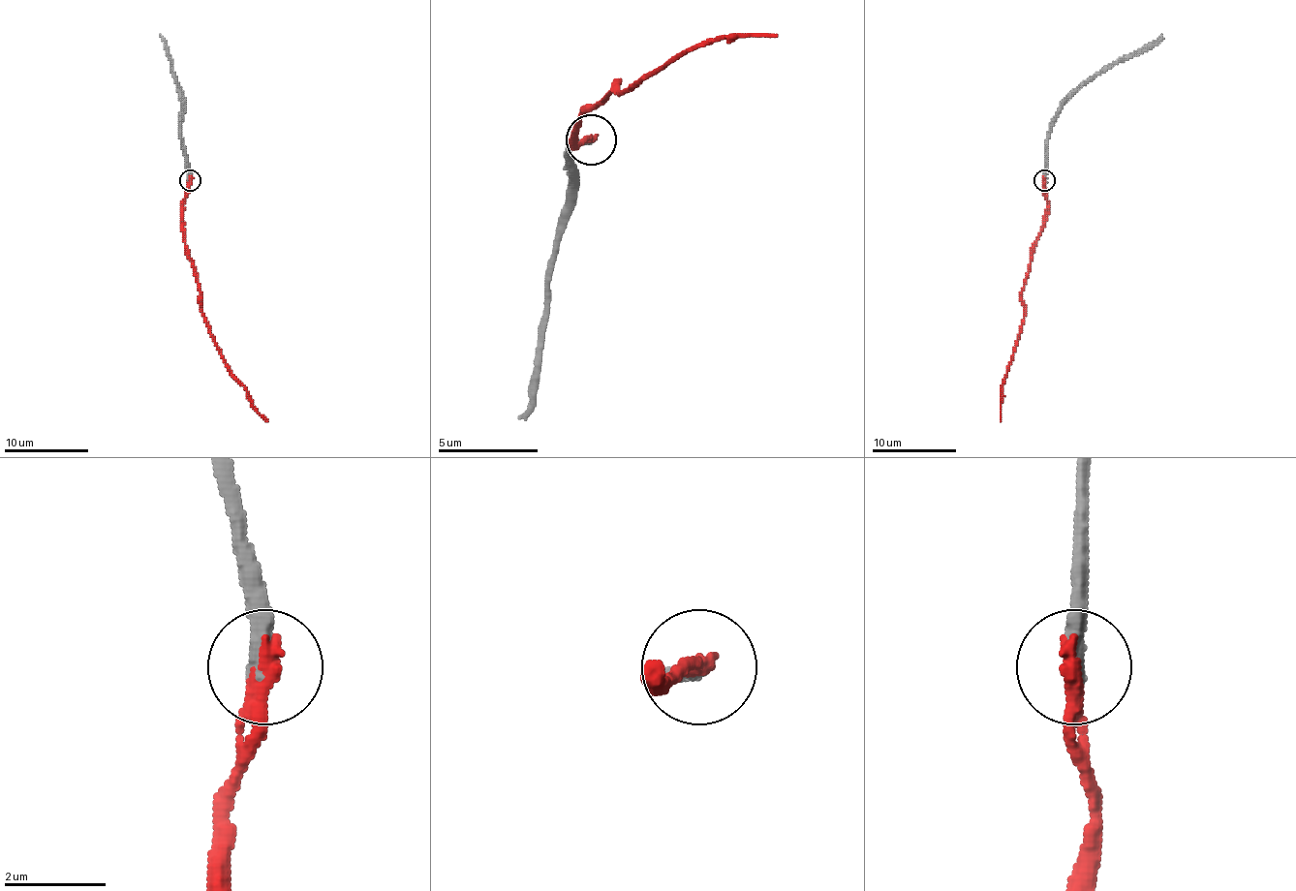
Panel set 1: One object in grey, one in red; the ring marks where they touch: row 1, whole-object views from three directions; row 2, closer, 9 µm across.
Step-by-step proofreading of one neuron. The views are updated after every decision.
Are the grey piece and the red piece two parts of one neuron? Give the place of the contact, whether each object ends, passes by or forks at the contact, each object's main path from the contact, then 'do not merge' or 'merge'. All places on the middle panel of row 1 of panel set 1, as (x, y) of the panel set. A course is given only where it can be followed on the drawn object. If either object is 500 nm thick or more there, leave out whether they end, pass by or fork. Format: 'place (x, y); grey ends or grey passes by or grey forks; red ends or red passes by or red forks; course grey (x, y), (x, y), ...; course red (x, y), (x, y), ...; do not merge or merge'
place (591, 139); grey ends; red ends; course grey (590, 140), (579, 140), (570, 150), (570, 221), (549, 276), (535, 402), (519, 417); course red (590, 140), (574, 145), (574, 125), (615, 85), (625, 90), (680, 49), (735, 35), (776, 35); merge

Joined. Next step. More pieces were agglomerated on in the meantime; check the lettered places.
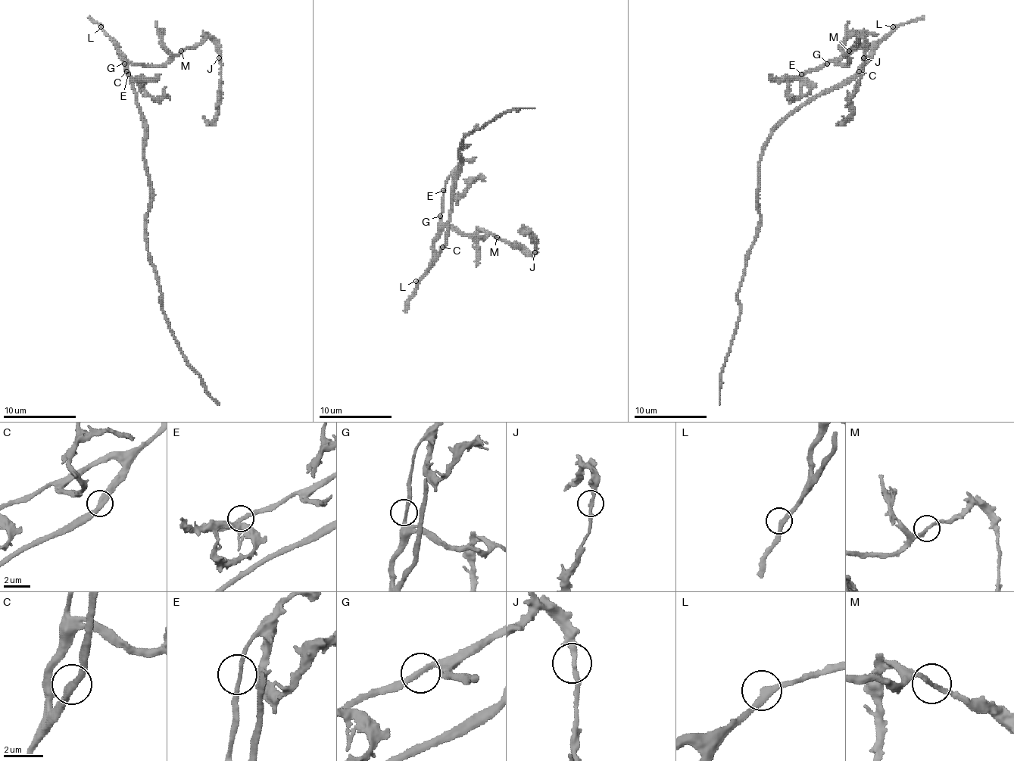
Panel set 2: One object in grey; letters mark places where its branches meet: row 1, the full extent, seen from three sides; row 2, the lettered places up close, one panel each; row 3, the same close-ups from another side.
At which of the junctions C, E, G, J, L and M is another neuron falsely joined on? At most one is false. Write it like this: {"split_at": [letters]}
{"split_at": []}

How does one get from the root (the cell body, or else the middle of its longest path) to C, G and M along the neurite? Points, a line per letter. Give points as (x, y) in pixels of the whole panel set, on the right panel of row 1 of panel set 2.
C: (800, 109), (818, 96), (842, 87), (858, 70)
G: (800, 109), (818, 96), (842, 87), (858, 70), (858, 67), (871, 51), (867, 47), (858, 47), (827, 63)
M: (800, 109), (842, 87), (871, 51), (867, 47), (853, 48), (838, 63), (849, 61), (845, 56), (849, 51)

